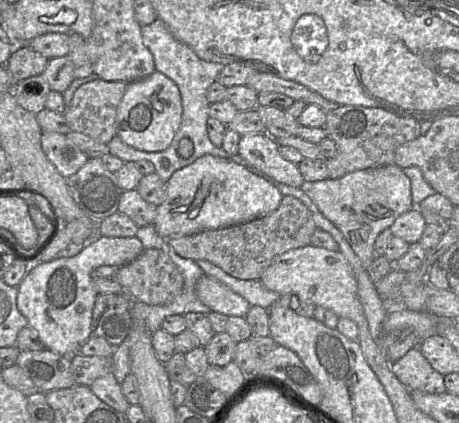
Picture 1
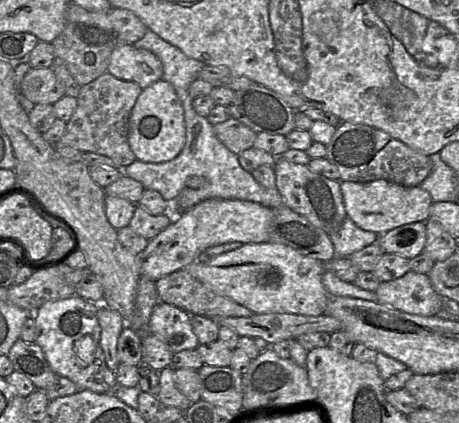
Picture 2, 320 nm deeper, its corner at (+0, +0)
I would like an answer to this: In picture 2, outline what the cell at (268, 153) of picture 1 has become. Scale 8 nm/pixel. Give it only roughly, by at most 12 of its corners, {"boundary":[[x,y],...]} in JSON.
{"boundary":[[276,157],[286,206],[327,234],[347,214],[340,181]]}

